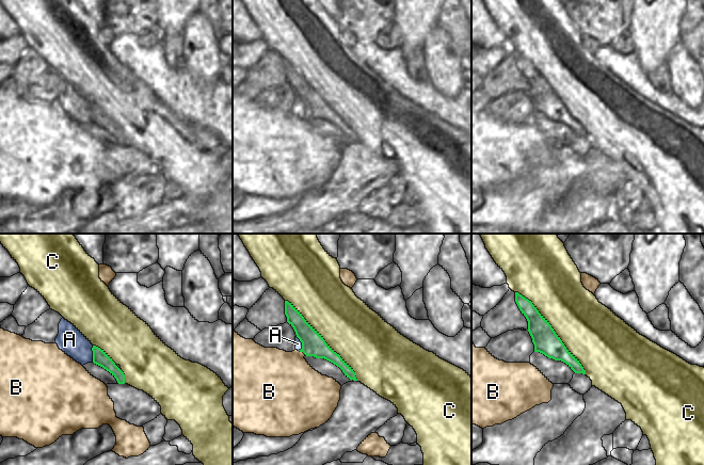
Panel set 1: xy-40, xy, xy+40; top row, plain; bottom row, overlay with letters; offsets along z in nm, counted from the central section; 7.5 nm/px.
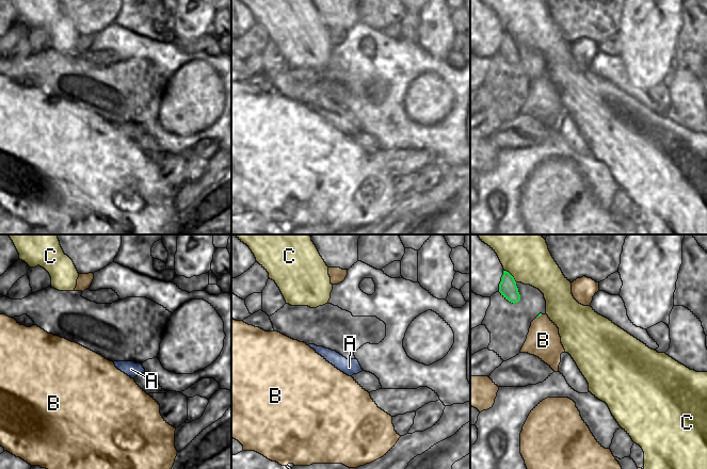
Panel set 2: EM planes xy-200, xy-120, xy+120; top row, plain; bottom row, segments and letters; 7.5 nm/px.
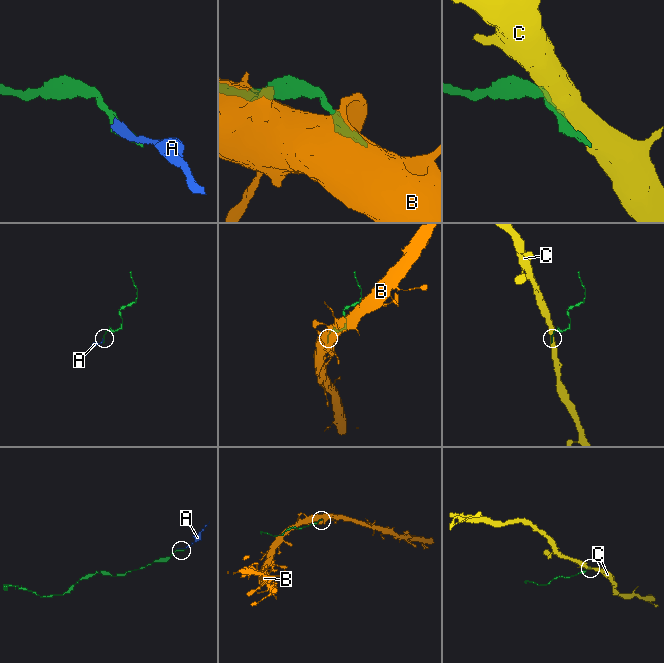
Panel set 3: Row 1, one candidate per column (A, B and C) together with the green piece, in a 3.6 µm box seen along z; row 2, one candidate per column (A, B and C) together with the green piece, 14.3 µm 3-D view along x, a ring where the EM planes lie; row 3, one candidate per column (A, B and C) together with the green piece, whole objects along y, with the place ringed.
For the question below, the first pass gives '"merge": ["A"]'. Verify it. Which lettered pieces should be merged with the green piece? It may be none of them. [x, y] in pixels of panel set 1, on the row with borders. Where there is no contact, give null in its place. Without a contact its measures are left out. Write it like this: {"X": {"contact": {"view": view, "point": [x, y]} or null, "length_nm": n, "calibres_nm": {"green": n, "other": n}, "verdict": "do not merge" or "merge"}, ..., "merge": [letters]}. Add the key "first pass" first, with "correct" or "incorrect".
{"first pass": "correct", "A": {"contact": {"view": "xy-40", "point": [93, 354]}, "length_nm": 130, "calibres_nm": {"green": 110, "other": 190}, "verdict": "merge"}, "B": {"contact": {"view": "xy", "point": [303, 352]}, "length_nm": 80, "calibres_nm": {"green": 180, "other": 420}, "verdict": "do not merge"}, "C": {"contact": {"view": "xy", "point": [323, 339]}, "length_nm": 800, "calibres_nm": {"green": 180, "other": 420}, "verdict": "do not merge"}, "merge": ["A"]}

